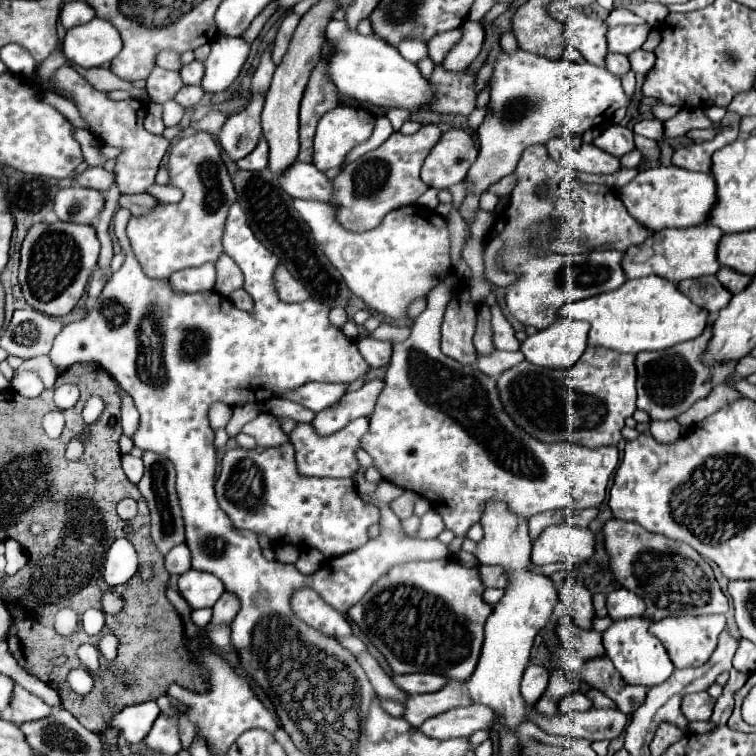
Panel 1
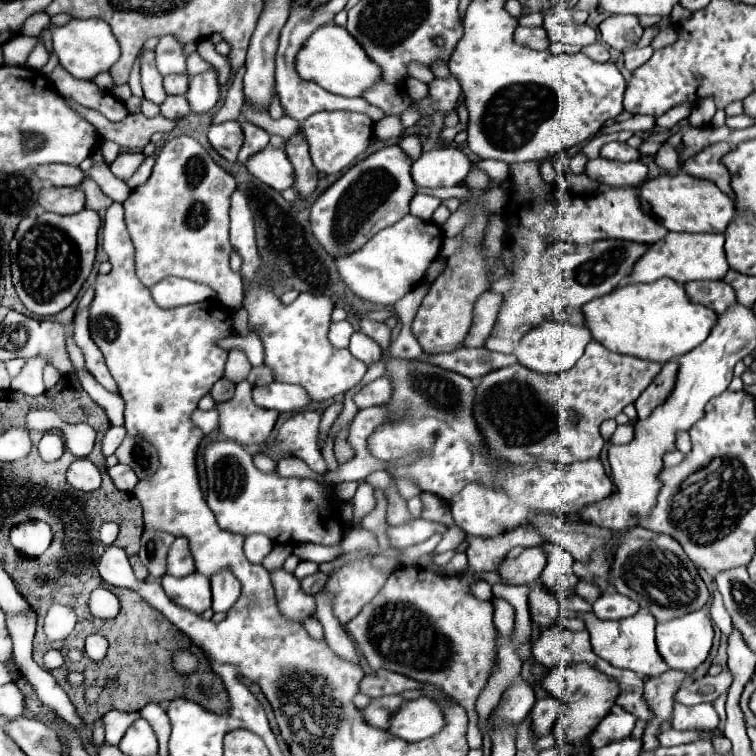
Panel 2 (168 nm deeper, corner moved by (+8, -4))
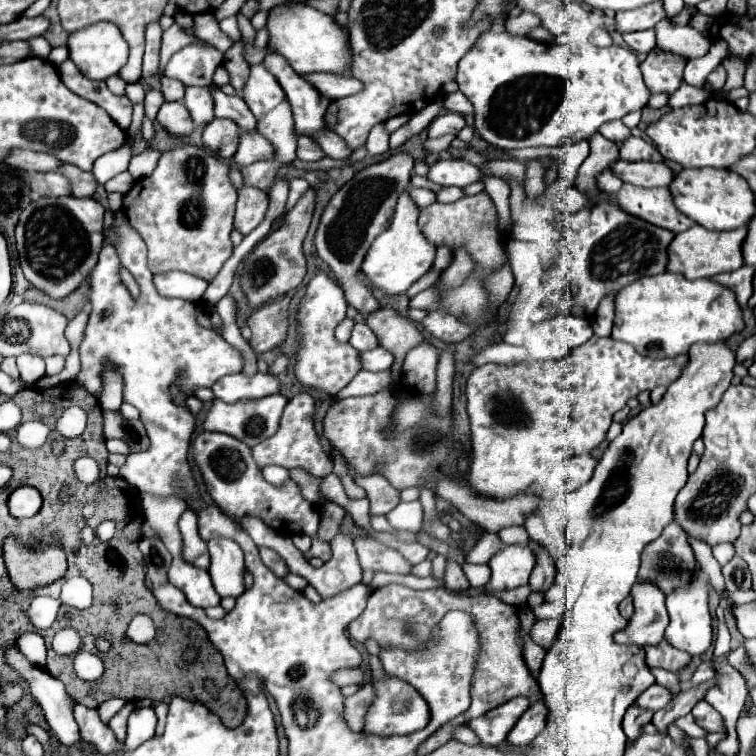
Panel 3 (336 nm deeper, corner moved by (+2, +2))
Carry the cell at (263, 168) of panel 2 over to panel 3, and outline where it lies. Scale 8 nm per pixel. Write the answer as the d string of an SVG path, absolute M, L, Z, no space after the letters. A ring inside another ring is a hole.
M257 130L253 132L241 132L239 136L239 148L233 156L233 162L239 166L253 164L257 160L269 160L273 158L273 146L267 138L263 138Z

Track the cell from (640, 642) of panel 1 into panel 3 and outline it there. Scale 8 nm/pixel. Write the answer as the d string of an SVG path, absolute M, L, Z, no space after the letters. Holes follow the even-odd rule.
M639 580L633 584L633 602L635 614L629 620L629 626L615 634L615 640L637 646L659 644L669 622L665 610L665 592L655 582Z

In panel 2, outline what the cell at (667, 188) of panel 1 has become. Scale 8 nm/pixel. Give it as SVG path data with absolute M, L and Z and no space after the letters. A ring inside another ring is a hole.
M659 174L657 178L645 180L639 188L641 200L649 212L671 232L725 232L729 220L735 214L733 200L723 194L709 180L693 178L689 174Z

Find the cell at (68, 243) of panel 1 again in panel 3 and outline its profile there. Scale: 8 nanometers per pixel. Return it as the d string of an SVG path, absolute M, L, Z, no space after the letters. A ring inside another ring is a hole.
M39 198L25 206L15 228L25 278L51 298L69 296L89 276L103 246L103 206L93 198Z

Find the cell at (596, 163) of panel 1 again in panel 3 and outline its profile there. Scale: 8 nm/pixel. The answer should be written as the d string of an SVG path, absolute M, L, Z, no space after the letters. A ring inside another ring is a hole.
M617 160L611 164L611 170L623 182L629 182L635 186L645 186L645 188L669 186L669 182L673 182L673 176L675 176L667 164L657 164L657 162Z

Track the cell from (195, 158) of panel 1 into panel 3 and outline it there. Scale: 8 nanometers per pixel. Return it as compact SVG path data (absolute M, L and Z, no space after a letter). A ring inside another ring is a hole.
M177 146L161 154L157 168L151 176L133 182L131 190L123 196L123 212L129 224L141 234L147 244L149 270L153 274L181 270L211 282L225 260L233 254L233 244L229 240L235 216L237 192L229 182L229 164L207 152L203 146Z

